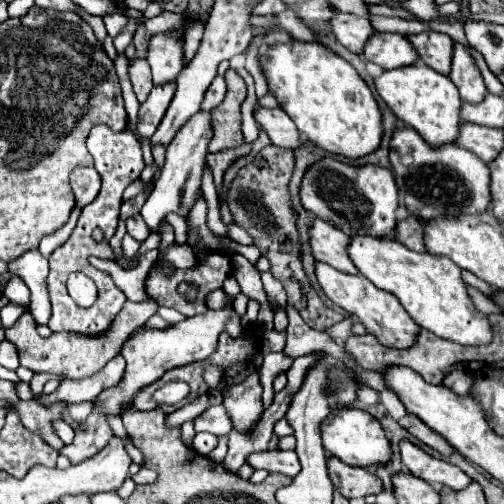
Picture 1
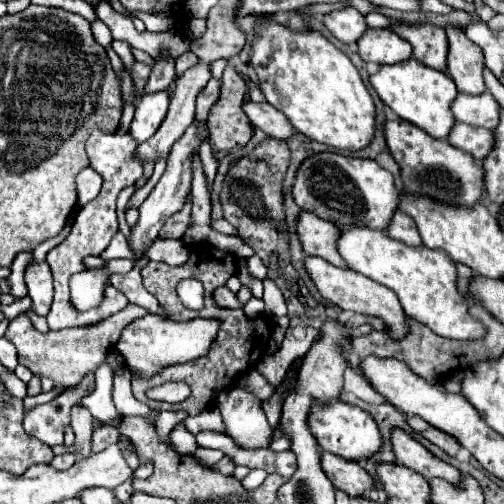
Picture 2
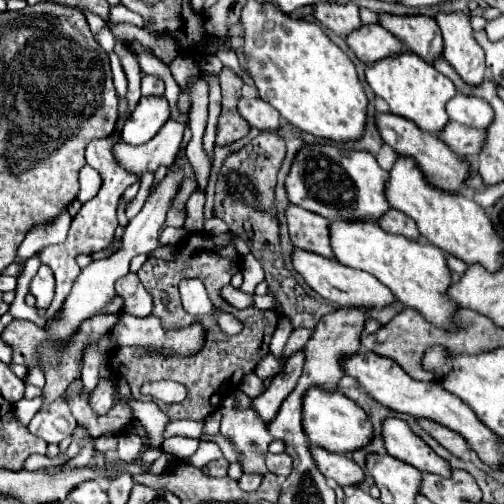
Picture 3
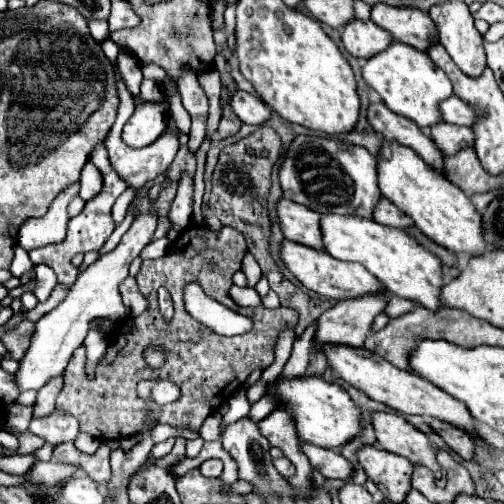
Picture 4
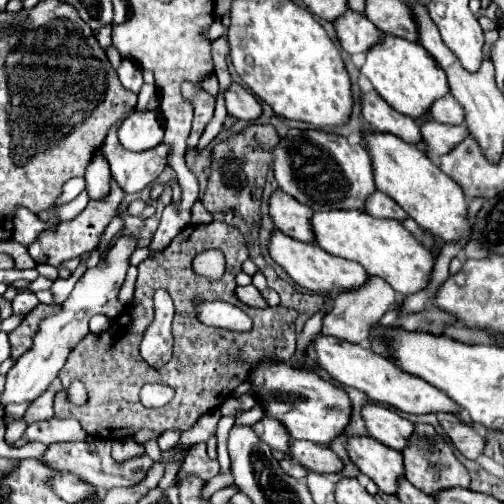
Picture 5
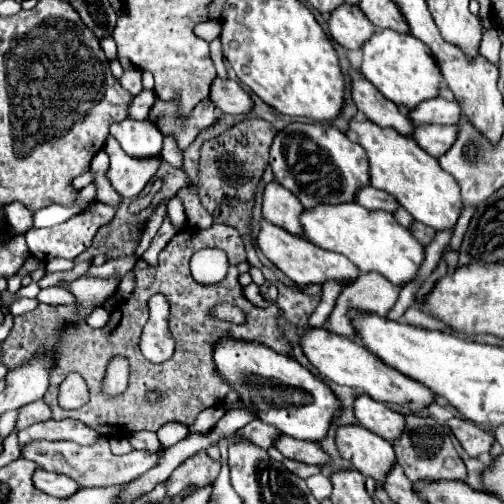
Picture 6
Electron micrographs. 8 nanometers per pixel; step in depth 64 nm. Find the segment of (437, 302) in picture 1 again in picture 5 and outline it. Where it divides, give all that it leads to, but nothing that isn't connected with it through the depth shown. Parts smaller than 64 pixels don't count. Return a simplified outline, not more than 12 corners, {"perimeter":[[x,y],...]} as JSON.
{"perimeter":[[314,212],[314,240],[408,296],[434,266],[398,220]]}

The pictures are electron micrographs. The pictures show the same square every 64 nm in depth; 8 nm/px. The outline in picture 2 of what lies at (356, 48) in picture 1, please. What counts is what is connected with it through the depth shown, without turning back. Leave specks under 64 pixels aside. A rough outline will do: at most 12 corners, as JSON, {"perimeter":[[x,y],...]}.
{"perimeter":[[356,8],[332,10],[322,22],[344,44],[366,30]]}

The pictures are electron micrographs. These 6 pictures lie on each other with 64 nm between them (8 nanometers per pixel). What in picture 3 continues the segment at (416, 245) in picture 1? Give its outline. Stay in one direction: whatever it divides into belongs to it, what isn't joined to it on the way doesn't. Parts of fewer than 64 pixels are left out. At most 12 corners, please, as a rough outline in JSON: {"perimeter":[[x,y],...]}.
{"perimeter":[[390,208],[380,228],[418,238],[418,226],[400,210]]}

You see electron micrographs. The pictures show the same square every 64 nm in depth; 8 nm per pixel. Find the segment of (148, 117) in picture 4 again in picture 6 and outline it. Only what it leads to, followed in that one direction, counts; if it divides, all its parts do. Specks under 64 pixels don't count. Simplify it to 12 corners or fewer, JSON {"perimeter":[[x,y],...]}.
{"perimeter":[[150,120],[110,126],[128,156],[162,152],[162,134]]}

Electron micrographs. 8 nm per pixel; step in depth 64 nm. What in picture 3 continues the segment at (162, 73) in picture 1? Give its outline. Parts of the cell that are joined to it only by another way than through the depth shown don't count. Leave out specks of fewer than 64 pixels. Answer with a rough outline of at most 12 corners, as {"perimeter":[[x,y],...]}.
{"perimeter":[[142,78],[142,96],[164,96],[164,82]]}

